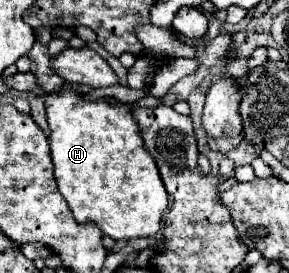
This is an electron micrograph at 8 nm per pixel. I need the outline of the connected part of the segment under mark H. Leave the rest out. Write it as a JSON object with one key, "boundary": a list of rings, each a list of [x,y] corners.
{"boundary":[[[60,88],[52,94],[48,94],[46,98],[46,118],[48,118],[48,124],[50,124],[50,152],[52,152],[52,162],[54,162],[54,176],[56,176],[56,182],[58,182],[58,188],[60,188],[60,194],[64,196],[64,200],[68,202],[74,218],[80,222],[80,224],[88,224],[92,222],[94,226],[98,226],[102,230],[102,234],[110,236],[112,240],[116,242],[128,242],[132,238],[150,238],[150,236],[156,236],[156,232],[160,230],[160,222],[162,222],[162,214],[168,206],[168,192],[164,188],[164,182],[160,178],[160,172],[158,172],[158,166],[154,162],[154,158],[144,150],[144,144],[142,144],[142,138],[140,138],[140,132],[138,132],[138,126],[136,122],[132,120],[132,114],[126,106],[110,106],[106,102],[82,102],[76,98],[76,90],[72,88]]]}

